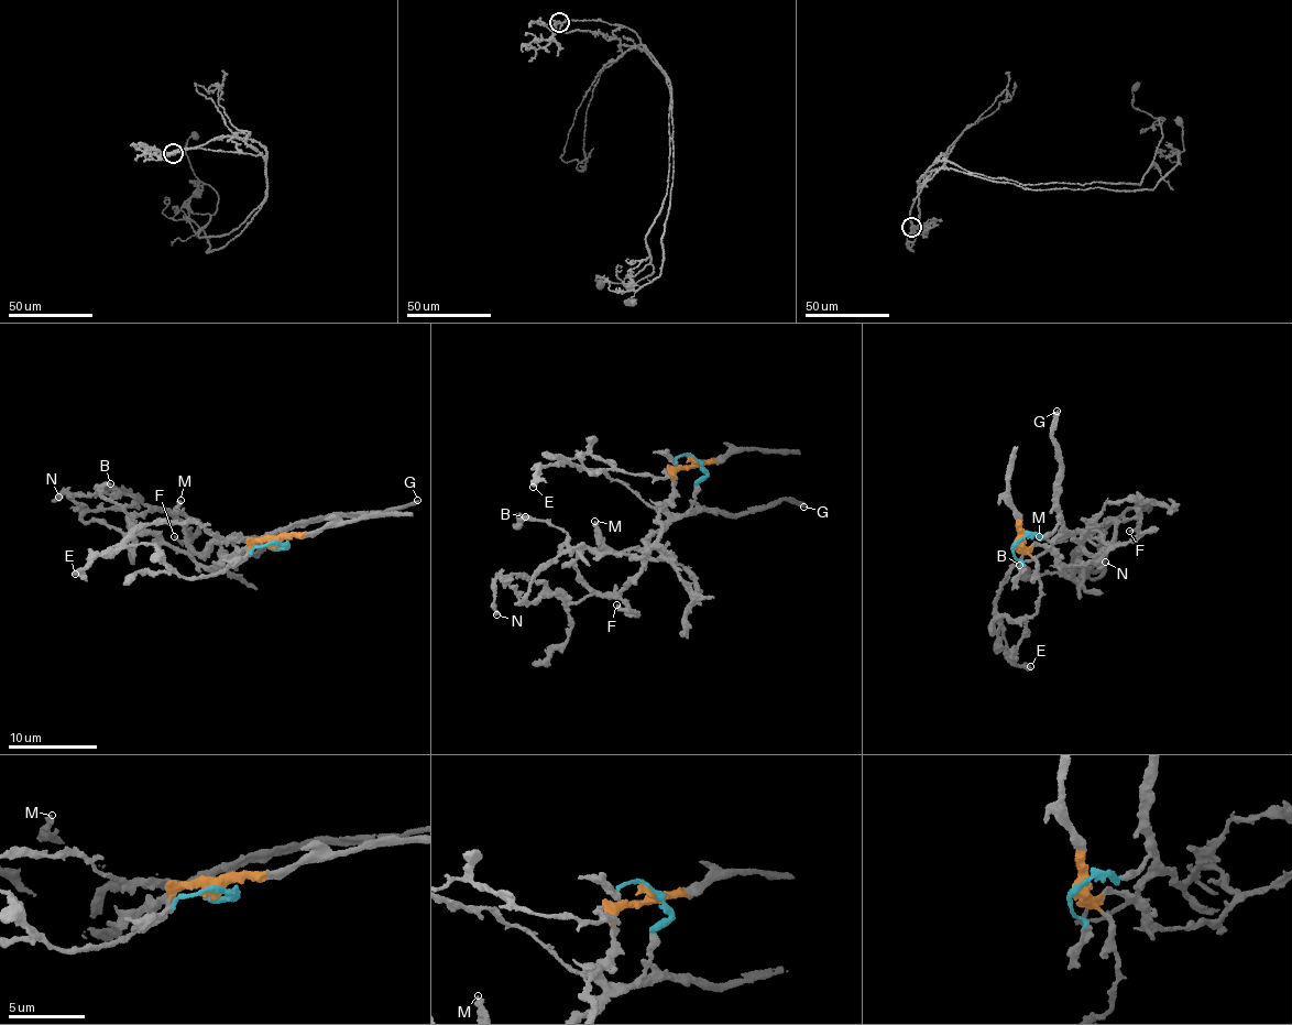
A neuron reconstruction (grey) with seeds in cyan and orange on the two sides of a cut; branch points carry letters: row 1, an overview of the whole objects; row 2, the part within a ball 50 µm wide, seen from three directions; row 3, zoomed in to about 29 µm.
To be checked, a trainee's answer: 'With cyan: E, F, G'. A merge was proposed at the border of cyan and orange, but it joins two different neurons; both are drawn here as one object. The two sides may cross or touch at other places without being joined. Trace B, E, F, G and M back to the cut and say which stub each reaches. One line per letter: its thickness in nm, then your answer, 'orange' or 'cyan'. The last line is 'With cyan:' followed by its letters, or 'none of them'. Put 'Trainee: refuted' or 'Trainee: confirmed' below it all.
B: 400 nm | orange
E: 500 nm | cyan
F: 240 nm | cyan
G: 340 nm | cyan
M: 280 nm | orange
With cyan: E, F, G
Trainee: confirmed

